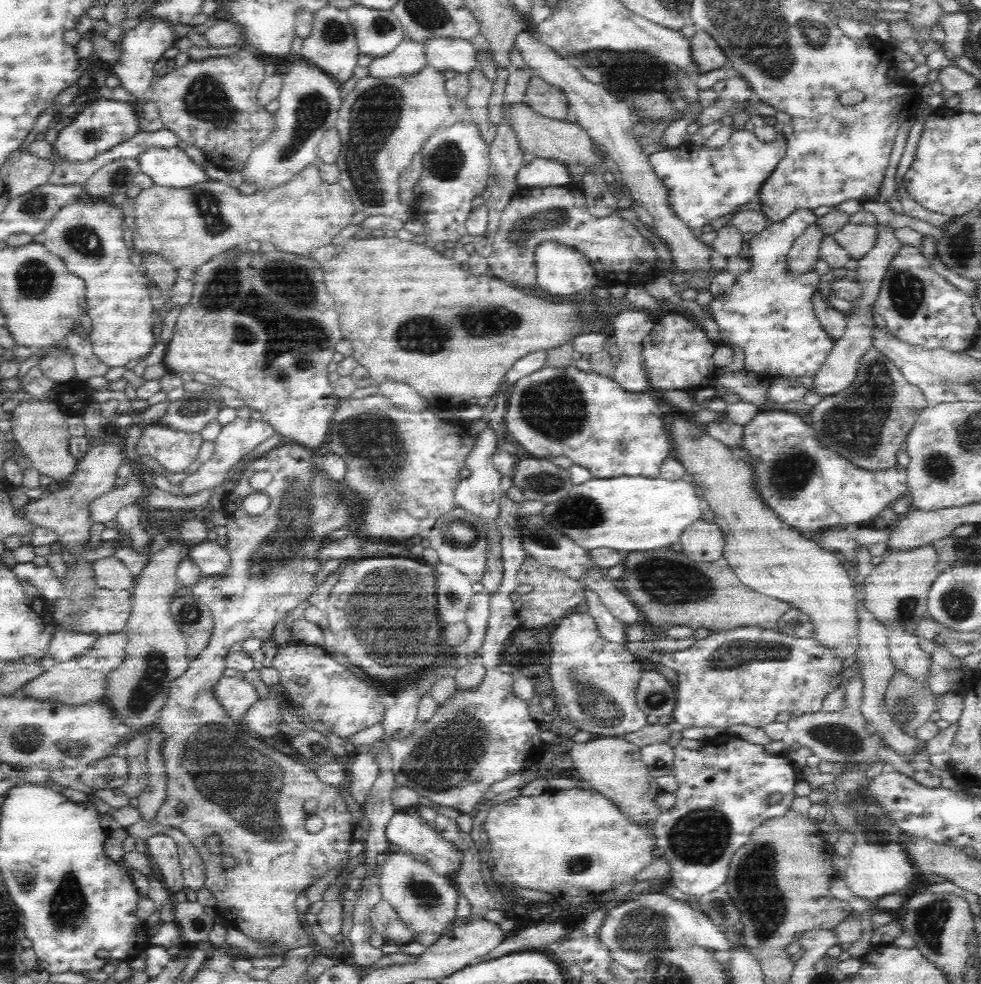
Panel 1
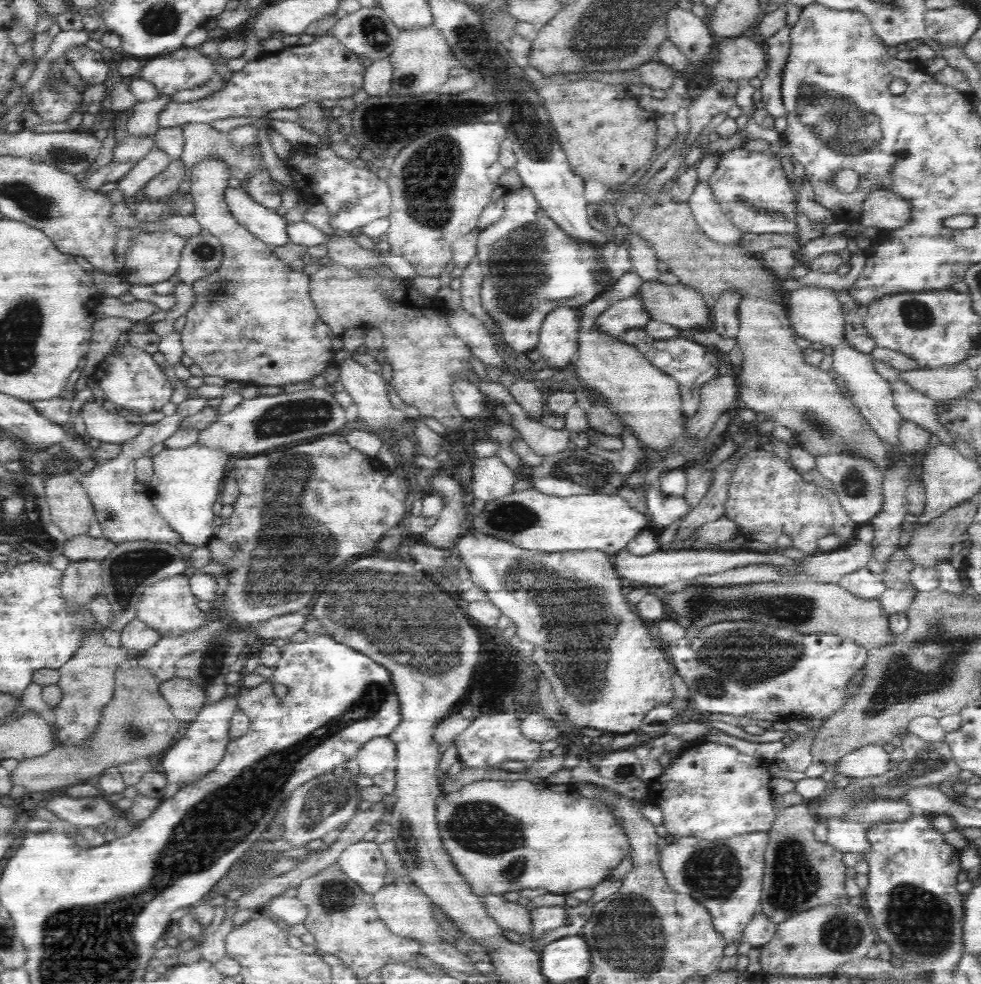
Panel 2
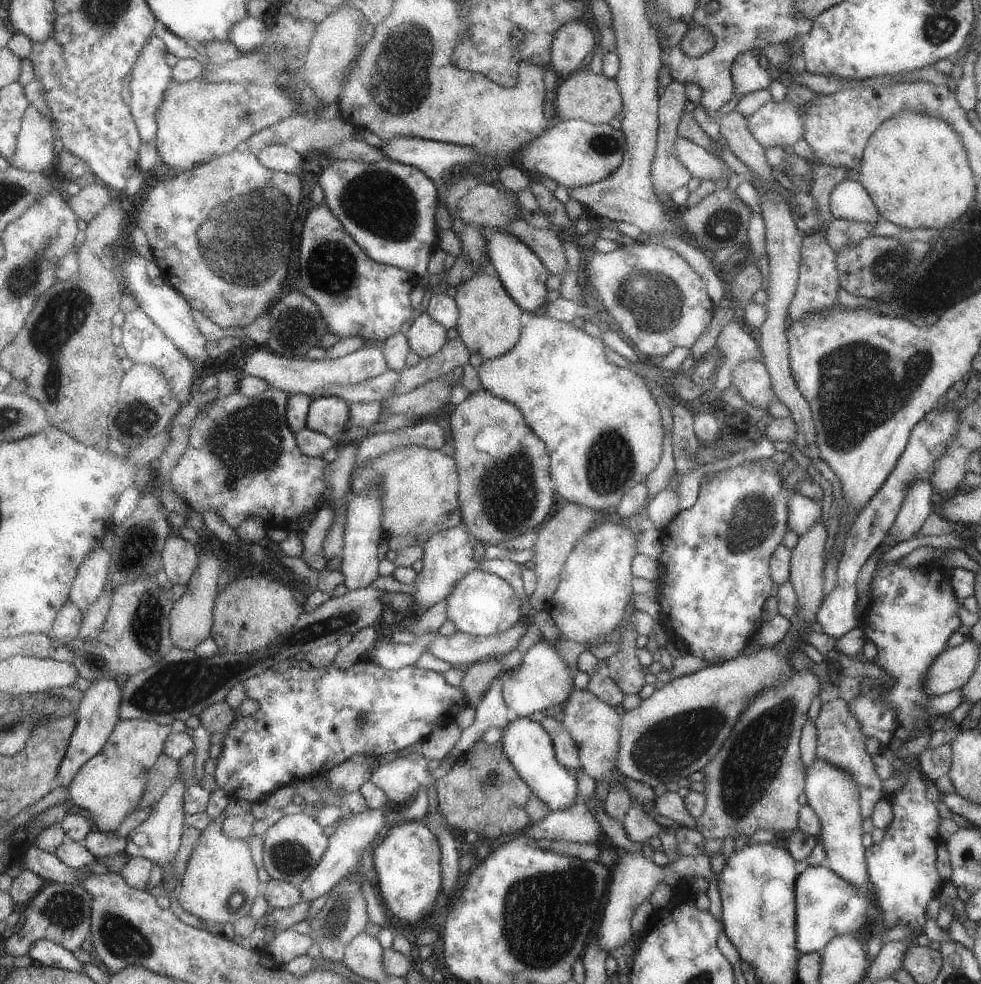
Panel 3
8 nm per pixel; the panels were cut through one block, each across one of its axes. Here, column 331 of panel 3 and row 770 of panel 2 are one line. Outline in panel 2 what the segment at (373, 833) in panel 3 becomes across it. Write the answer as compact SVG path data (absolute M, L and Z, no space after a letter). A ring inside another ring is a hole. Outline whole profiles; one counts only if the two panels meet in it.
M871 744L844 755L836 764L836 771L852 779L880 776L890 770L891 756L880 744Z

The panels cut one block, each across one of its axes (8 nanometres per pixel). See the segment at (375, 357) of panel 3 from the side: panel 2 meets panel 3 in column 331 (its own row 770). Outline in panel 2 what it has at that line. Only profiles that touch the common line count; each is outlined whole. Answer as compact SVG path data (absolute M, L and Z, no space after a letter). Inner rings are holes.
M376 737L367 742L355 756L359 773L373 778L388 768L396 768L396 745L388 737Z

